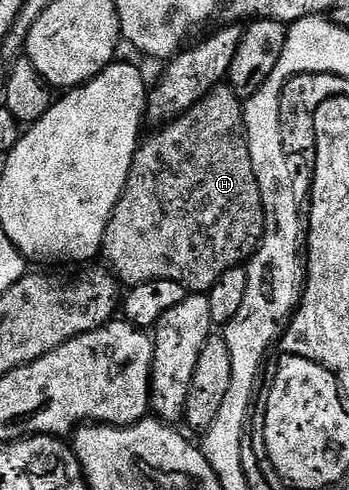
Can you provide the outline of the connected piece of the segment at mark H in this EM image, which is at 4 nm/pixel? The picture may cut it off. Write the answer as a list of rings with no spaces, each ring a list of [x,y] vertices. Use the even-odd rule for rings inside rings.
[[[229,85],[214,87],[204,99],[197,101],[197,105],[193,105],[186,113],[166,124],[162,129],[156,130],[159,132],[148,143],[146,140],[135,152],[135,159],[131,162],[131,172],[127,178],[127,188],[124,189],[123,196],[111,215],[101,248],[102,258],[108,259],[106,262],[110,270],[114,271],[124,284],[134,285],[154,279],[164,279],[165,281],[181,281],[181,285],[185,285],[188,292],[206,293],[213,285],[217,285],[217,277],[229,273],[229,269],[244,266],[255,254],[256,249],[263,244],[263,234],[268,230],[267,214],[263,208],[263,194],[257,185],[257,177],[253,173],[253,157],[249,157],[247,130],[243,124],[243,105],[244,100],[240,99]]]

